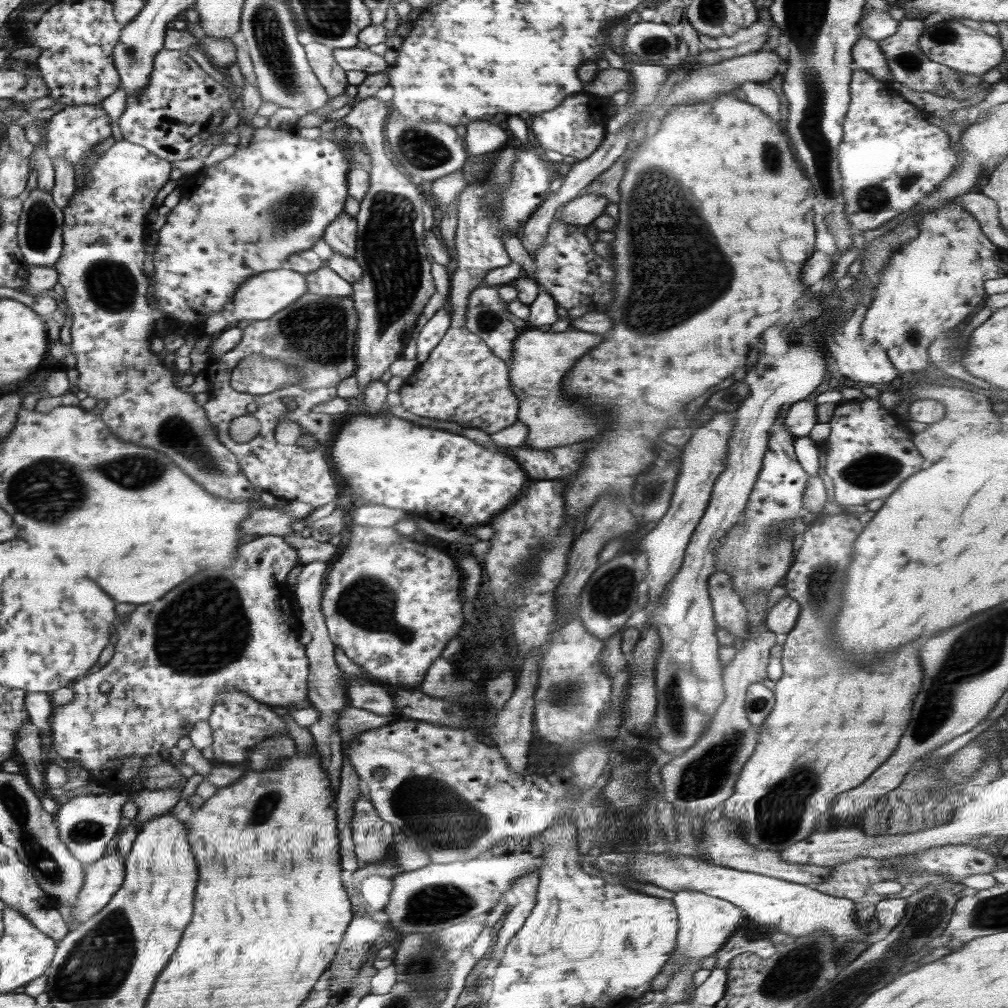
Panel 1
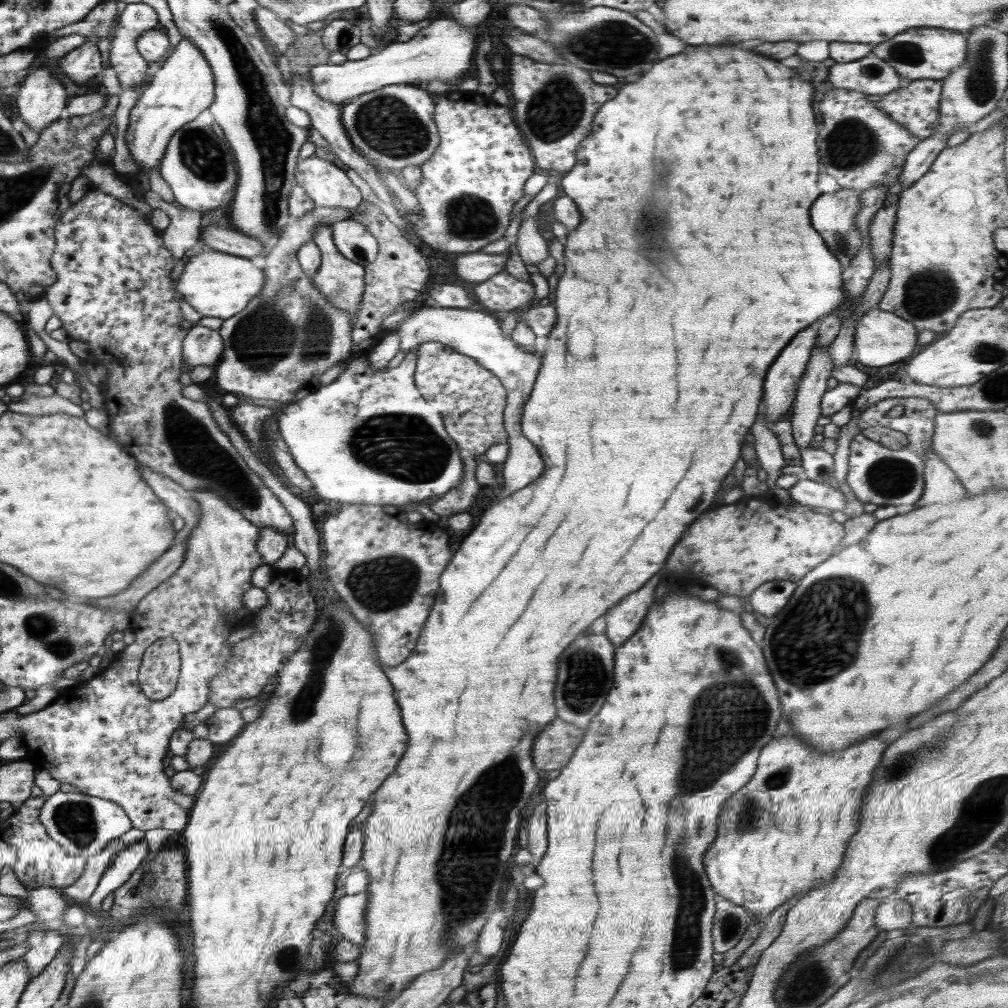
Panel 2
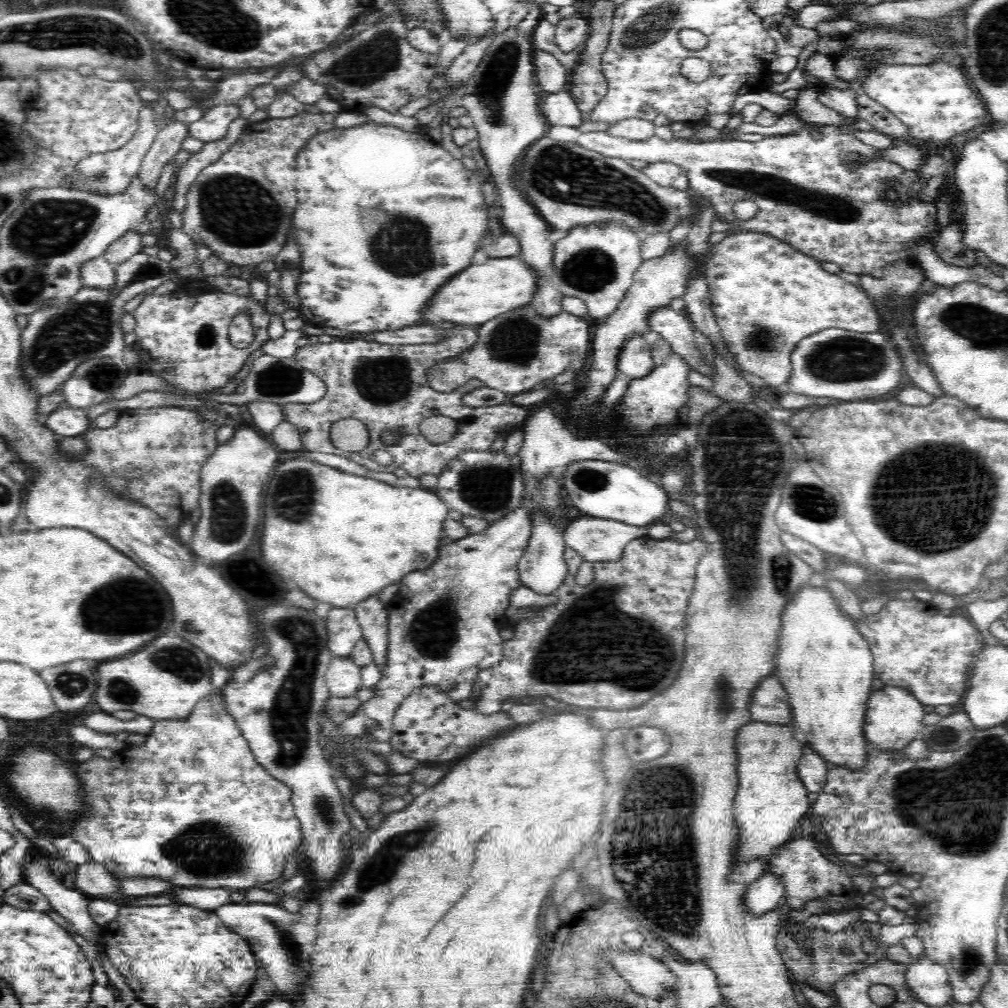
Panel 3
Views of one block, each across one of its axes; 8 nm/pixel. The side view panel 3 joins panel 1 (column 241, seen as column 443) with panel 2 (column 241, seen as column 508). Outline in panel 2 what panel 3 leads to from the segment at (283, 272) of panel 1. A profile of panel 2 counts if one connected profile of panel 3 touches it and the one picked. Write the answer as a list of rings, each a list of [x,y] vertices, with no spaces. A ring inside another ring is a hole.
[[[205,249],[203,253],[189,258],[176,281],[176,291],[203,317],[214,316],[224,320],[243,311],[264,285],[264,271],[253,265],[251,259]]]

